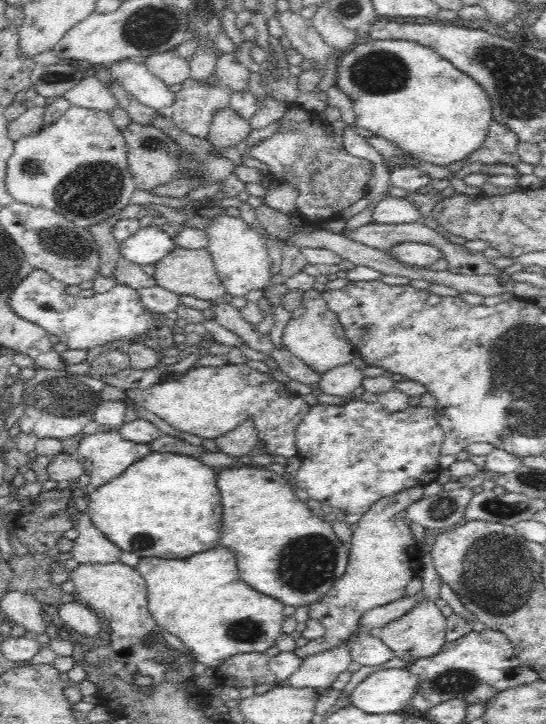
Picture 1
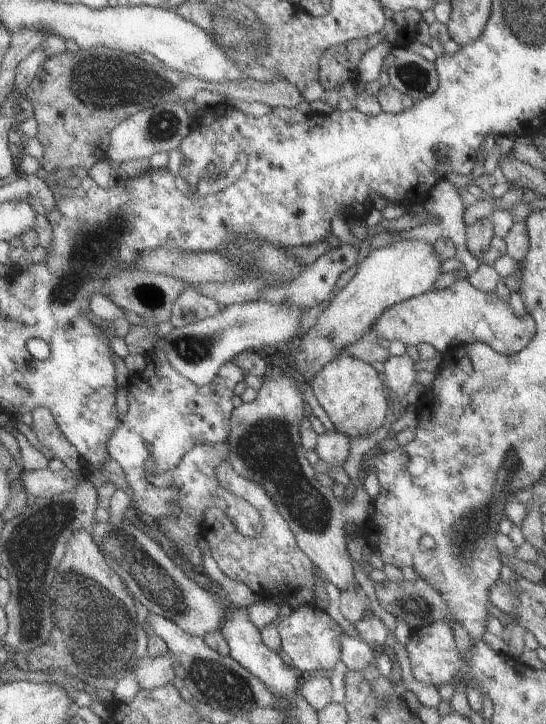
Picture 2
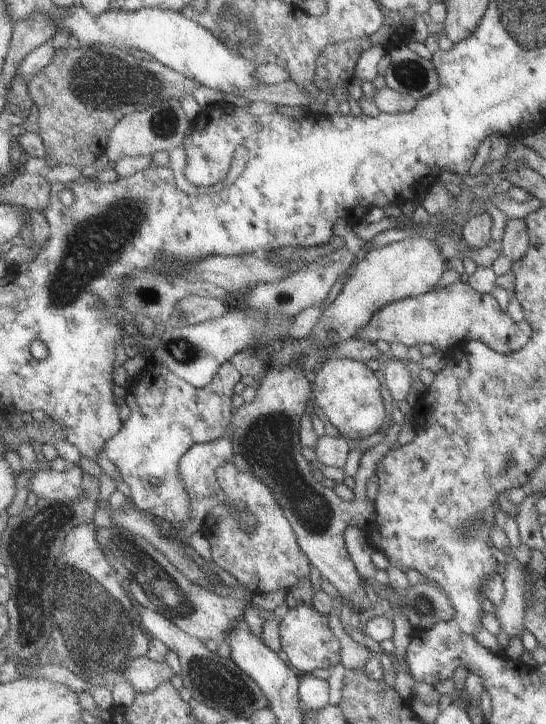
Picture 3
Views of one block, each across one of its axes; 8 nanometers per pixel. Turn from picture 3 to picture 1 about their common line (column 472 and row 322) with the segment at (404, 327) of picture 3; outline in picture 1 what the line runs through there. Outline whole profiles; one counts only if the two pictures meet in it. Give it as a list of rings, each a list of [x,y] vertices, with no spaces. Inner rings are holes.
[[[314,289],[304,291],[300,308],[291,312],[291,315],[283,334],[282,346],[306,363],[312,371],[322,376],[333,368],[352,362],[356,352],[346,340],[338,315],[327,307],[321,292]]]

